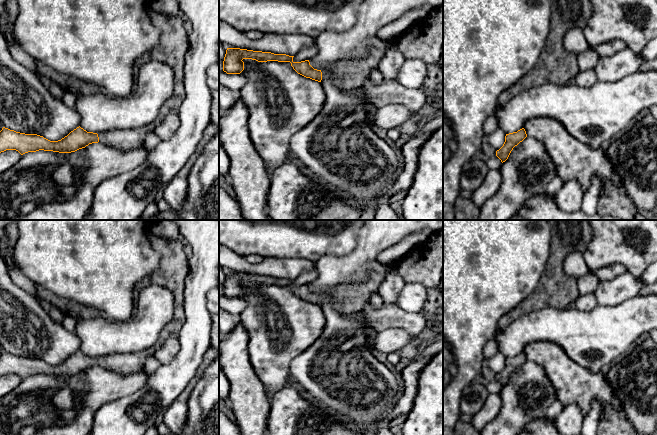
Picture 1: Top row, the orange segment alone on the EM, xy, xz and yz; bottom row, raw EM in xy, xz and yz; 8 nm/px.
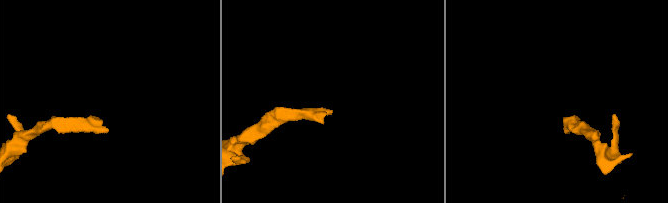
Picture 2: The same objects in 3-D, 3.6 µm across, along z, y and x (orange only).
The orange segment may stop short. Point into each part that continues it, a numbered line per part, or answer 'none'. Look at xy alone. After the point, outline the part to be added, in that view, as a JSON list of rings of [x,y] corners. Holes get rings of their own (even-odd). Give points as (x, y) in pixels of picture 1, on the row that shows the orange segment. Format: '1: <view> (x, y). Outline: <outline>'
1: xy (173, 44). Outline: [[[148,7],[152,23],[159,29],[159,41],[153,49],[144,53],[136,62],[141,66],[148,61],[158,61],[168,65],[174,73],[173,95],[162,105],[157,118],[149,125],[135,129],[98,132],[99,143],[117,150],[130,151],[144,144],[146,135],[174,111],[185,99],[184,64],[190,47],[189,34],[180,16],[165,15]]]

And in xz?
1: xz (423, 40). Outline: [[[443,4],[413,23],[402,36],[391,41],[373,38],[368,44],[365,58],[329,64],[321,70],[322,77],[331,78],[345,91],[356,90],[369,78],[369,73],[378,68],[388,48],[399,50],[406,59],[417,58],[438,66],[443,49]]]

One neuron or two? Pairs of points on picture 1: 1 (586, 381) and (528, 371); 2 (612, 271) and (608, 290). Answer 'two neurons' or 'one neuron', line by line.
1: two neurons
2: two neurons

